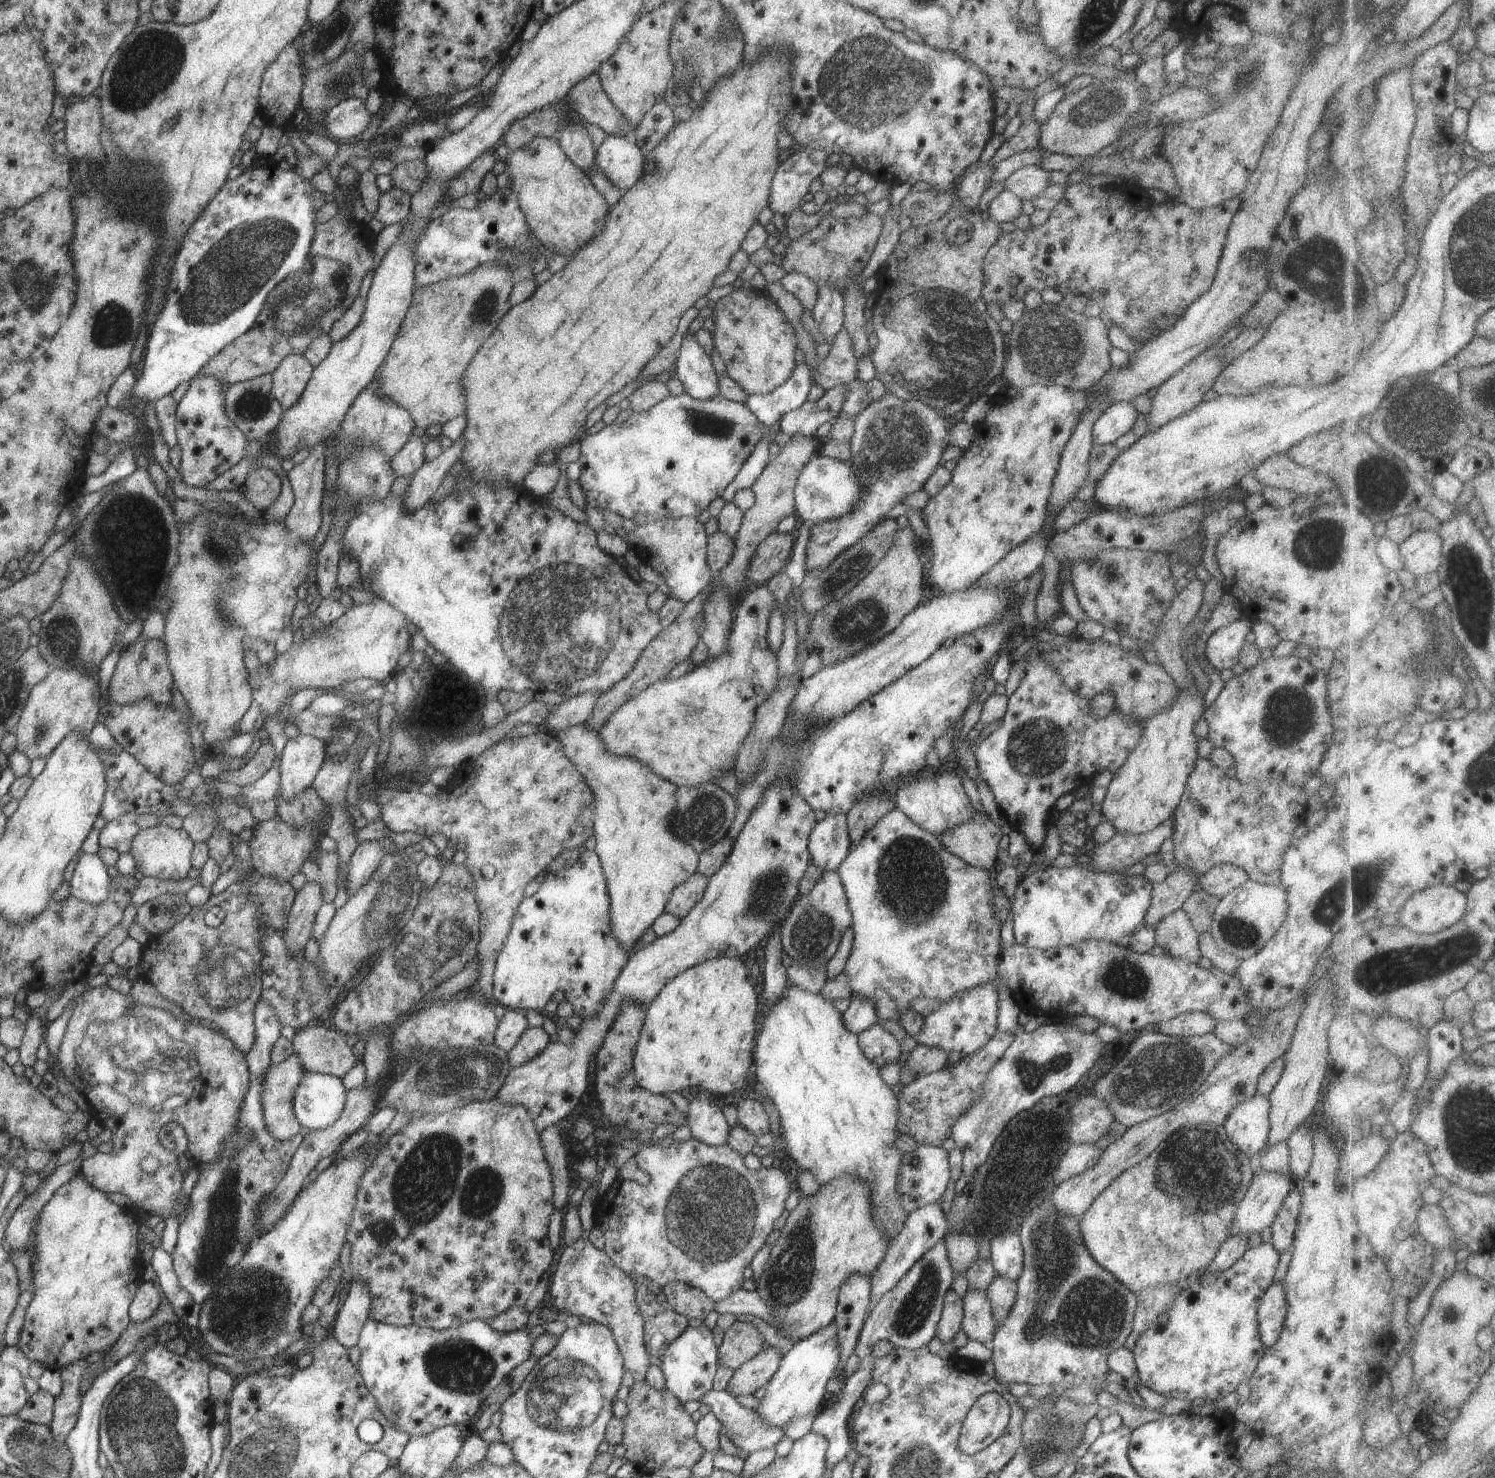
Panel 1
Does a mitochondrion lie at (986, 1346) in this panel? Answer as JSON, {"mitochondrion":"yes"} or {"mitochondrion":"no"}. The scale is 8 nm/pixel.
{"mitochondrion":"no"}

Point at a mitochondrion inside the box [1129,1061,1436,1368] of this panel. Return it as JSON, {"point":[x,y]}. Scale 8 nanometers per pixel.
{"point":[1217,1174]}

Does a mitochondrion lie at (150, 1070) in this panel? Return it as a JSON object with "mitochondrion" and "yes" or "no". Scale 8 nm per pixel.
{"mitochondrion":"yes"}

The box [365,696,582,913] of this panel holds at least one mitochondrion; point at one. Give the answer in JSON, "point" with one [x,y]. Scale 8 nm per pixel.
{"point":[397,887]}

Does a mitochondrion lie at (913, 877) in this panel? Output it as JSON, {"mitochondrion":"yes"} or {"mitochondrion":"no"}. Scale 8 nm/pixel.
{"mitochondrion":"yes"}

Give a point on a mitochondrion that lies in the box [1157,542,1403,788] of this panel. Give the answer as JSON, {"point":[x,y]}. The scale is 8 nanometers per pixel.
{"point":[1289,713]}

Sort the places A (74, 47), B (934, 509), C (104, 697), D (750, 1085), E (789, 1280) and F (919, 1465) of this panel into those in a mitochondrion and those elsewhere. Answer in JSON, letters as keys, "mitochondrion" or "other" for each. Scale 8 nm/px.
{"A":"other","B":"other","C":"other","D":"other","E":"mitochondrion","F":"mitochondrion"}

